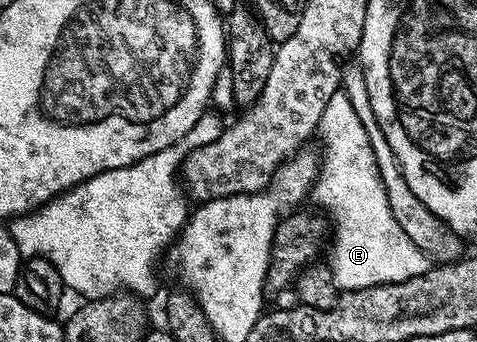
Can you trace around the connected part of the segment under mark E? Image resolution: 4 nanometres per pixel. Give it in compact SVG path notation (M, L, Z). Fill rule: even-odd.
M331 106L322 115L320 132L321 135L330 137L327 138L322 152L320 151L320 167L318 179L315 180L312 189L312 200L323 208L321 211L327 217L330 215L334 219L334 228L332 224L334 249L330 252L328 263L336 278L336 286L342 292L351 292L381 284L404 282L408 278L424 274L432 267L432 261L419 250L416 242L412 242L412 238L408 238L408 234L404 234L404 230L400 230L400 222L392 218L392 206L388 206L388 194L384 194L384 182L376 166L376 156L372 154L372 146L368 142L368 134L363 130L360 118L346 110L341 112L337 106Z

